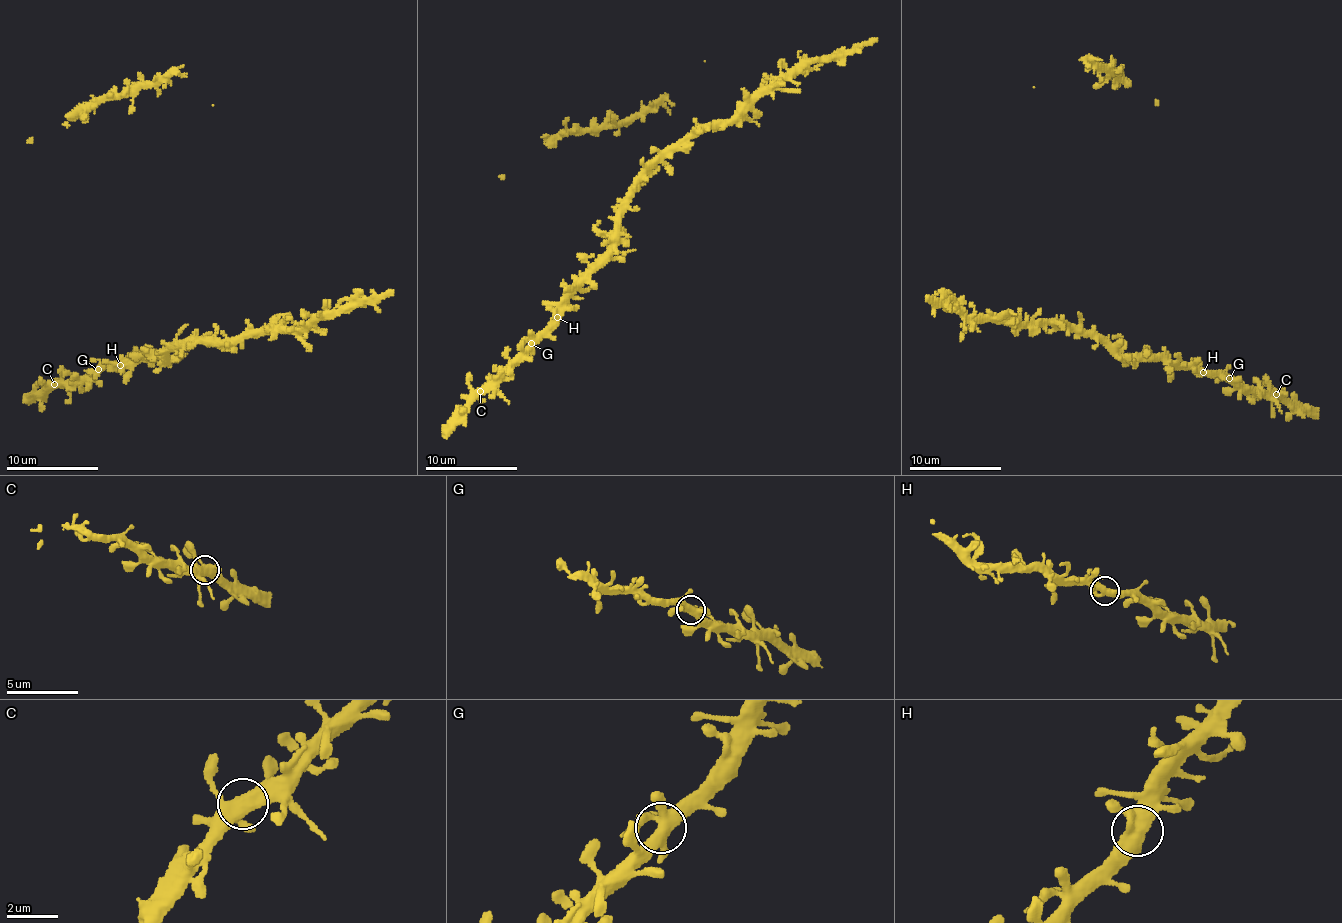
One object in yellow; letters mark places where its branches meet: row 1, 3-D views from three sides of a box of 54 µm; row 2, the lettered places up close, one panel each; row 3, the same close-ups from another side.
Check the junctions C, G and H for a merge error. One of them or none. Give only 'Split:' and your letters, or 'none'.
Split: none

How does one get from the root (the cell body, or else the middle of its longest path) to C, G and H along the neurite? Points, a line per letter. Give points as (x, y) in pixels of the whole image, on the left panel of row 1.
C: (205, 342), (194, 338), (174, 346), (162, 359), (160, 352), (134, 362), (126, 357), (69, 384), (54, 384)
G: (205, 342), (194, 338), (174, 346), (162, 359), (164, 354), (160, 352), (134, 362), (126, 357), (98, 369)
H: (205, 342), (194, 338), (170, 349), (169, 355), (162, 359), (164, 354), (160, 352), (120, 365)

